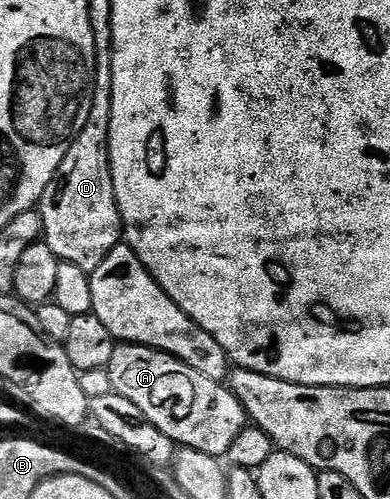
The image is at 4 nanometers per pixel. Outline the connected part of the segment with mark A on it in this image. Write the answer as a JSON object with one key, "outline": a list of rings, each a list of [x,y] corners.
{"outline":[[[121,343],[109,359],[106,375],[111,391],[135,403],[148,422],[168,434],[168,438],[178,442],[183,436],[191,448],[201,449],[219,440],[217,451],[229,453],[231,445],[247,427],[244,406],[230,393],[225,383],[192,370],[192,366],[169,356],[167,352],[159,352],[144,344]]]}

